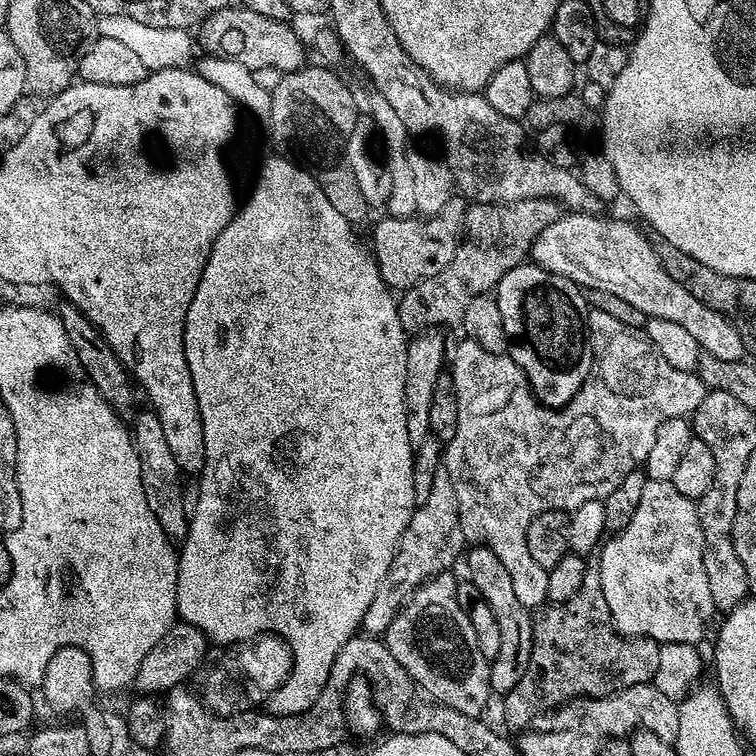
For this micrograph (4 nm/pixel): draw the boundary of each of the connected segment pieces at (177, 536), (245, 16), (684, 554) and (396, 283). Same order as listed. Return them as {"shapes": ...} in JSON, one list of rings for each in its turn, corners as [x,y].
{"shapes":[[[[151,410],[138,412],[135,413],[136,421],[130,424],[130,431],[140,459],[142,490],[146,494],[146,502],[150,502],[150,510],[154,510],[154,518],[158,518],[169,540],[183,541],[188,533],[190,516],[186,508],[184,512],[184,488],[180,485],[182,479],[180,467],[178,462],[174,462],[174,454],[170,454],[170,446],[166,446],[166,434],[162,431],[162,422],[158,422],[156,413]]],[[[243,6],[223,8],[207,16],[199,25],[198,44],[204,47],[203,51],[207,55],[237,60],[253,72],[263,67],[276,68],[281,74],[293,72],[305,67],[306,60],[304,44],[290,25],[288,22],[274,22],[274,18],[265,18],[263,14],[254,14],[254,10]]],[[[648,480],[634,518],[622,531],[609,535],[598,552],[602,594],[606,594],[606,606],[616,631],[623,636],[645,636],[659,645],[699,645],[714,615],[710,582],[706,582],[706,566],[702,566],[703,545],[695,503],[678,494],[671,480]]],[[[453,198],[446,202],[446,206],[437,216],[405,218],[388,214],[384,216],[385,220],[377,222],[376,229],[372,232],[370,252],[389,289],[407,290],[419,280],[446,270],[446,262],[454,258],[456,245],[460,242],[465,207],[463,199]]]]}

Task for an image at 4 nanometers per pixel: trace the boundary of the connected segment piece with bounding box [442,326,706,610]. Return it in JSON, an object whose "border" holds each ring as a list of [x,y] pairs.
{"border":[[[616,326],[613,329],[613,332],[605,338],[604,345],[601,348],[599,345],[592,361],[590,374],[578,390],[578,394],[574,394],[574,398],[569,404],[557,409],[545,408],[537,400],[536,395],[532,393],[532,387],[528,384],[526,374],[512,361],[511,355],[490,354],[490,350],[482,350],[482,346],[478,346],[478,342],[467,338],[461,339],[461,344],[453,352],[451,349],[450,352],[450,375],[458,398],[458,430],[454,430],[454,438],[447,441],[442,457],[442,468],[447,472],[456,491],[458,524],[462,532],[464,528],[465,534],[472,539],[473,545],[494,550],[495,556],[502,561],[502,566],[506,566],[506,571],[510,574],[510,582],[514,585],[518,602],[522,602],[522,606],[526,606],[530,610],[541,607],[548,600],[546,594],[548,569],[538,566],[538,562],[534,562],[534,558],[530,558],[530,549],[526,546],[526,526],[530,526],[532,519],[538,514],[542,514],[542,510],[571,510],[582,506],[582,502],[603,500],[610,494],[610,490],[614,490],[614,486],[618,486],[618,482],[622,482],[622,478],[626,478],[626,474],[637,471],[643,465],[644,459],[650,454],[654,434],[658,434],[658,426],[670,418],[691,417],[696,408],[702,406],[702,398],[706,395],[704,383],[700,381],[699,375],[696,372],[674,370],[674,366],[670,366],[670,362],[666,362],[666,358],[662,358],[662,354],[658,354],[654,342],[650,342],[650,338],[644,335],[643,331],[623,326]]]}

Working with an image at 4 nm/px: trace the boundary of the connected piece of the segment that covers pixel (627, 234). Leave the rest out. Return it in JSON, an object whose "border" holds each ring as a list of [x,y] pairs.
{"border":[[[587,212],[562,214],[538,234],[530,256],[541,268],[573,280],[581,289],[597,288],[606,290],[606,294],[618,294],[622,302],[630,302],[646,318],[666,318],[683,326],[698,342],[701,353],[723,358],[725,362],[745,359],[746,349],[736,325],[678,286],[666,274],[647,235],[628,220],[607,220],[604,214]]]}

